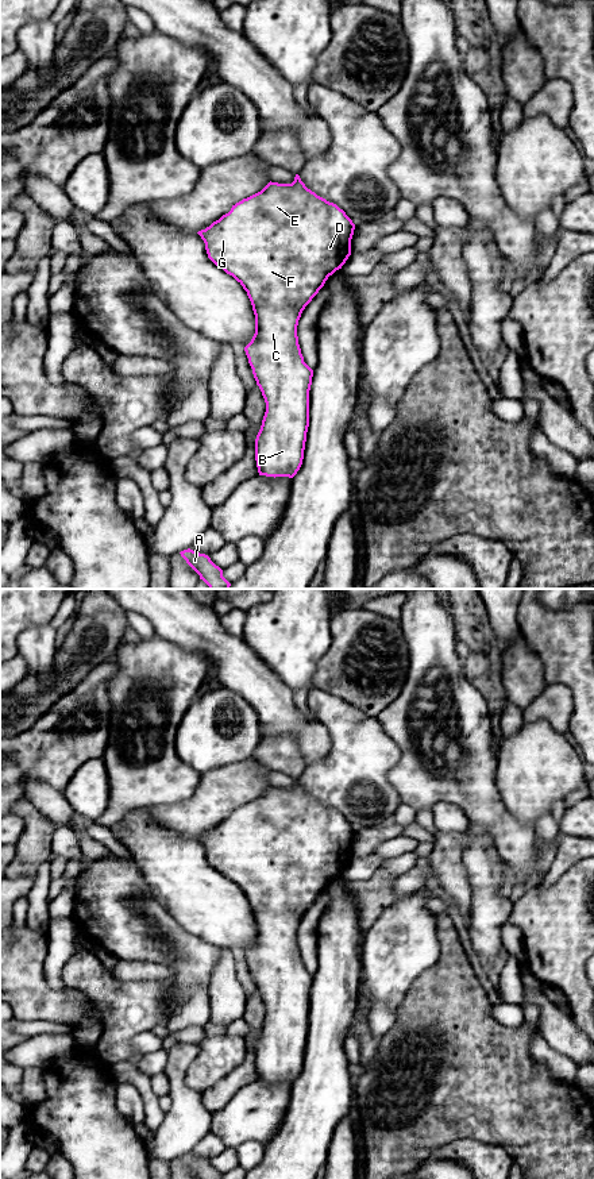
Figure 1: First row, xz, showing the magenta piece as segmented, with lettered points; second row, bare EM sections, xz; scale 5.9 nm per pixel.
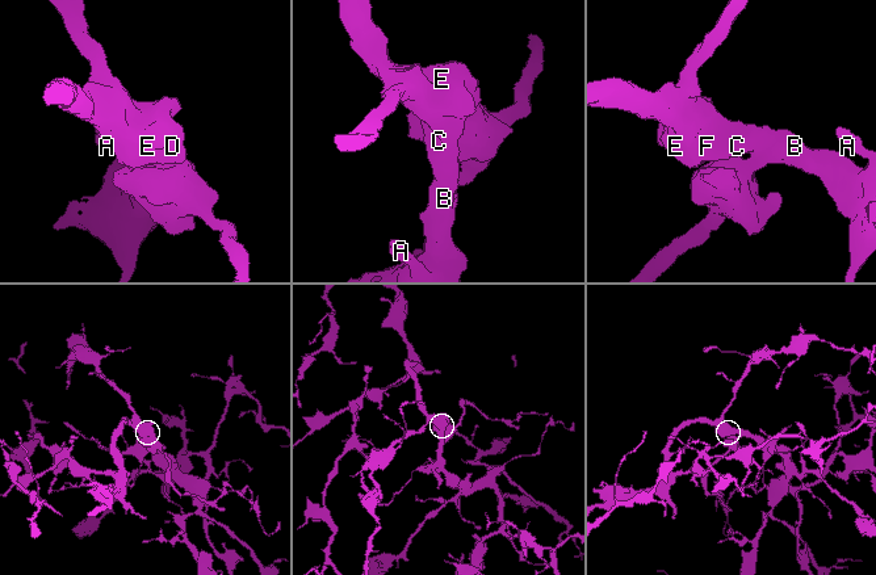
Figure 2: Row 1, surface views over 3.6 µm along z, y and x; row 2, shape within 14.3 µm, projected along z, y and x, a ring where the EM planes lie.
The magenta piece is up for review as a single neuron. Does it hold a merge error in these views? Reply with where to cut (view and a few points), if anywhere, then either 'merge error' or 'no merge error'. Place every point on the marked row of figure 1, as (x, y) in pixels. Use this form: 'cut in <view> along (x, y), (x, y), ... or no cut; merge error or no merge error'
no cut; no merge error

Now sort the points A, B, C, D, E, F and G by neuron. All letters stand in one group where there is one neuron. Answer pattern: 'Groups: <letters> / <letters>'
Groups: A B C D E F G

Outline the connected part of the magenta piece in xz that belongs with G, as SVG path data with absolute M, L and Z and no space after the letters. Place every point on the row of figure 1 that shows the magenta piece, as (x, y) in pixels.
M296 174L292 184L270 181L261 192L236 203L228 213L197 232L205 243L208 258L232 276L247 292L255 315L255 334L244 351L266 402L266 412L255 439L259 475L293 478L302 465L313 370L304 362L297 325L305 307L324 286L328 277L342 269L351 255L354 230L355 224L343 209L308 189Z

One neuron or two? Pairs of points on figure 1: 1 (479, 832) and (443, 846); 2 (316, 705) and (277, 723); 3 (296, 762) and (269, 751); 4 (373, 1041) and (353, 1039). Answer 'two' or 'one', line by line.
1: two
2: two
3: one
4: two

